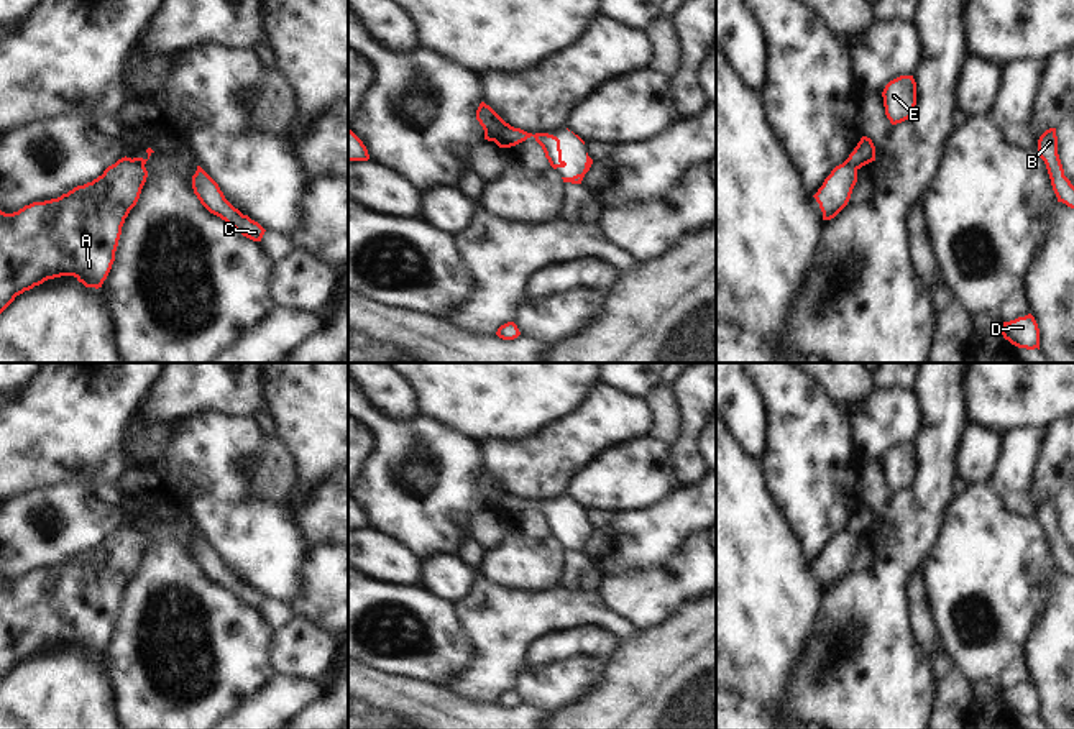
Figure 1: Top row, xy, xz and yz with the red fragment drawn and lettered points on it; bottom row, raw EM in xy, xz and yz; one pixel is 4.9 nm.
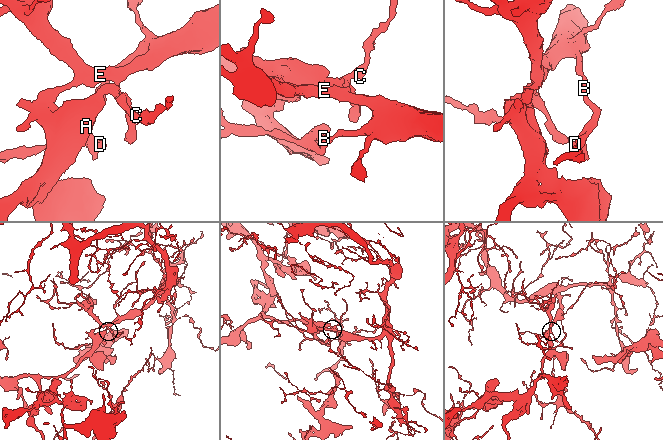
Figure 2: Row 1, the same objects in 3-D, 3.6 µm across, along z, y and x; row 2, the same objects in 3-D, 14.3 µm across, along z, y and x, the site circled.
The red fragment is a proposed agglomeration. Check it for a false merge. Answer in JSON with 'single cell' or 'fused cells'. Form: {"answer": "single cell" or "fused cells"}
{"answer": "fused cells"}

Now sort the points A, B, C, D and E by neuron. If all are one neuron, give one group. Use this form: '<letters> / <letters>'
A / B C D E

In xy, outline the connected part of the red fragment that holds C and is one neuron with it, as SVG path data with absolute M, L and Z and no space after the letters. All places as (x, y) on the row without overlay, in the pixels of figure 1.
M197 534L195 542L192 543L192 557L200 571L213 583L225 588L232 596L240 599L243 604L261 609L264 596L251 588L248 583L243 583L235 576L220 558L218 552L200 535Z

